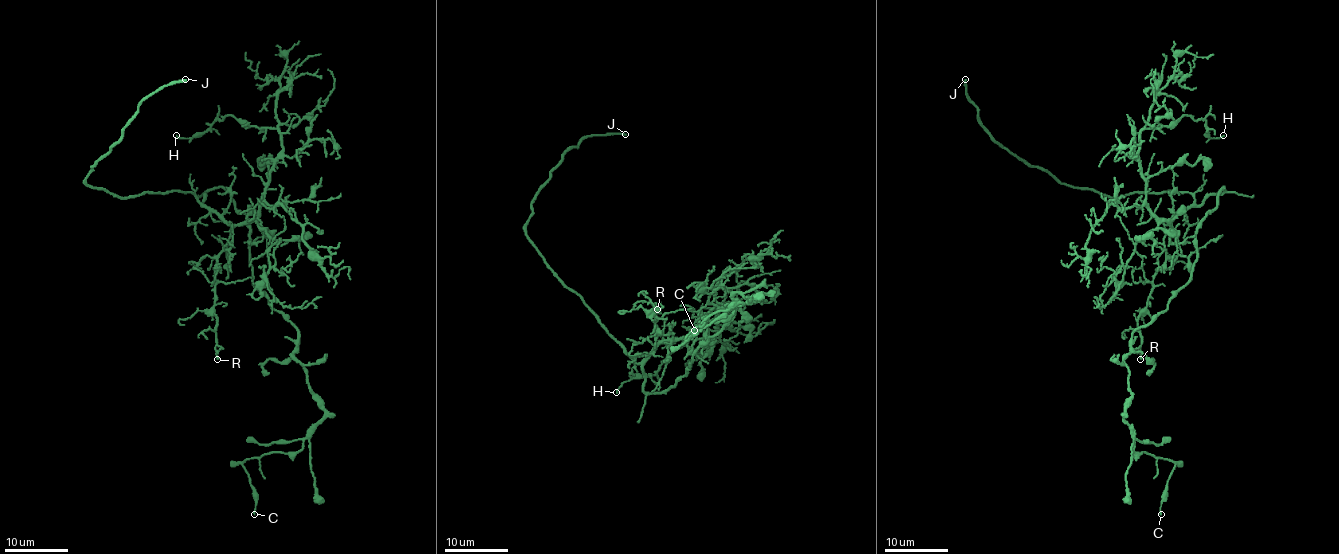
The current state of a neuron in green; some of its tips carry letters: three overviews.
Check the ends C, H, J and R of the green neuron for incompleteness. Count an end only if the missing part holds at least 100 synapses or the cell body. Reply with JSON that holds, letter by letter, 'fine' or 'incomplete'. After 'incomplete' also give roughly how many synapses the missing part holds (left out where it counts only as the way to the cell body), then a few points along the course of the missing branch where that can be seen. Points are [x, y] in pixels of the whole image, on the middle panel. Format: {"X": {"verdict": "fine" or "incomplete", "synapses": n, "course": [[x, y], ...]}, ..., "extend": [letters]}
{"C": {"verdict": "fine"}, "H": {"verdict": "fine"}, "J": {"verdict": "incomplete", "course": [[625, 134], [648, 134], [653, 129], [653, 109], [667, 94], [662, 85], [665, 82]]}, "R": {"verdict": "fine"}, "extend": ["J"]}

